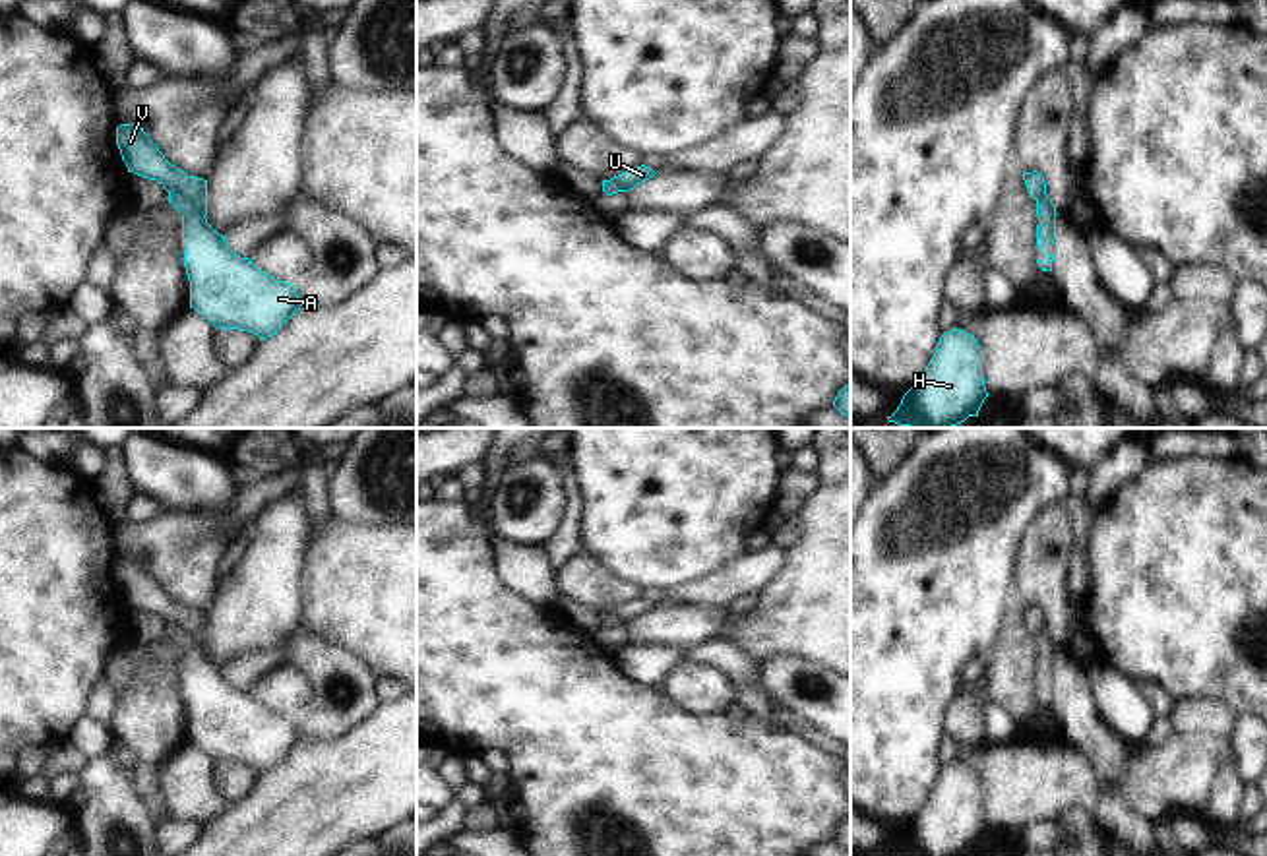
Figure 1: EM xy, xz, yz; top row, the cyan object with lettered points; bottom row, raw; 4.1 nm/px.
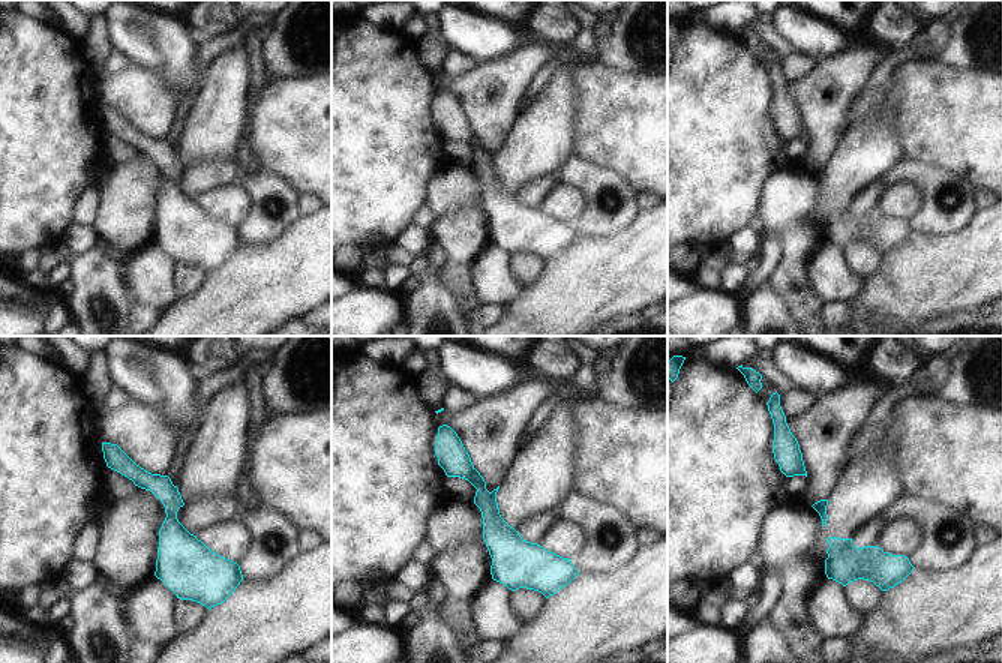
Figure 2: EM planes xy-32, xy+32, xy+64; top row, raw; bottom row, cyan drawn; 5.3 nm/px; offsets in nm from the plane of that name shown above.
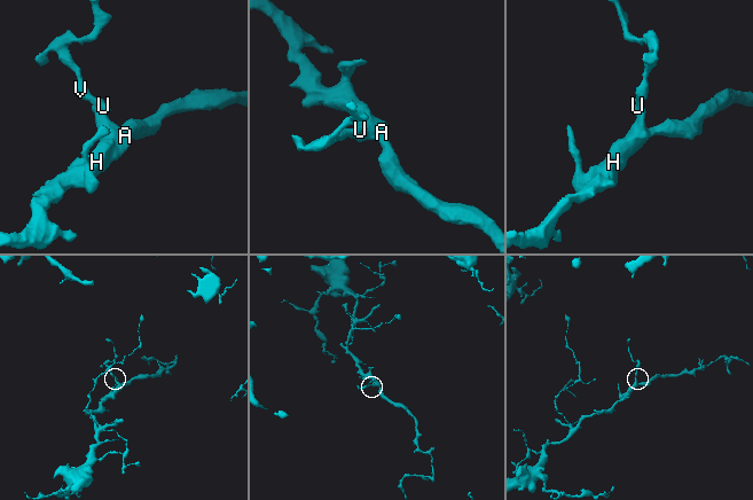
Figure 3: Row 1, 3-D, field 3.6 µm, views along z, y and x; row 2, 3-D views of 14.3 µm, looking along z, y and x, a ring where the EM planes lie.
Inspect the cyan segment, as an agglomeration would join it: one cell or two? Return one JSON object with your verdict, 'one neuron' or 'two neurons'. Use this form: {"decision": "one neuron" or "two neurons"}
{"decision": "two neurons"}

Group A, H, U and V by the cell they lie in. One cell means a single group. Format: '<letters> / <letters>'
A H / U V

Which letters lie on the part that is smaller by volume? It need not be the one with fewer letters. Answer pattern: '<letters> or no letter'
U, V

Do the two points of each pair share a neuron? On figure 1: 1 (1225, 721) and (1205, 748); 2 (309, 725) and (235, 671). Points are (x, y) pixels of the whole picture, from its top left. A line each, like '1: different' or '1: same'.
1: different
2: different

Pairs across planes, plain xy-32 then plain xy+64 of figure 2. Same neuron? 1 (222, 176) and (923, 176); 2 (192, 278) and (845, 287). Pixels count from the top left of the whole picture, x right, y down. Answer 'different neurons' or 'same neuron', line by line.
1: different neurons
2: different neurons

